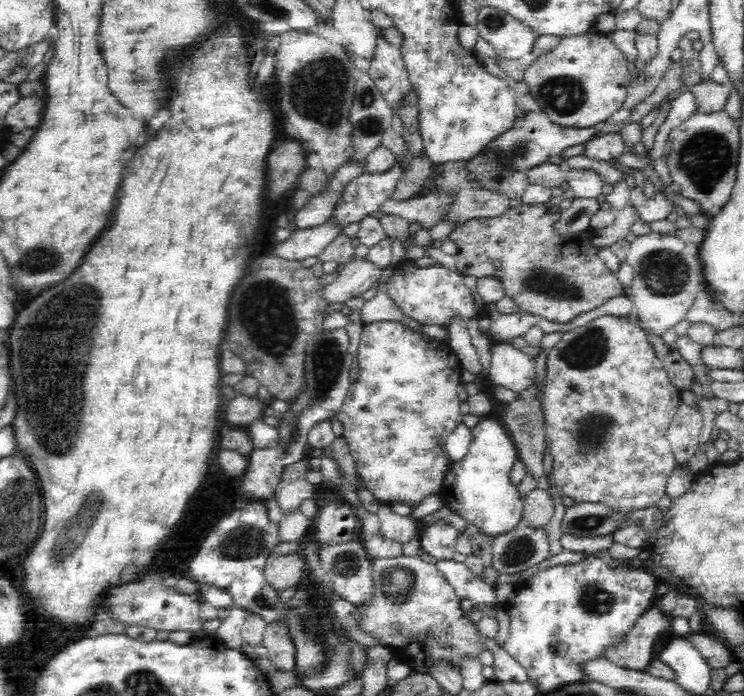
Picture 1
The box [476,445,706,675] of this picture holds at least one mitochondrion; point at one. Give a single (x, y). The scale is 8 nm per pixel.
(596, 601)

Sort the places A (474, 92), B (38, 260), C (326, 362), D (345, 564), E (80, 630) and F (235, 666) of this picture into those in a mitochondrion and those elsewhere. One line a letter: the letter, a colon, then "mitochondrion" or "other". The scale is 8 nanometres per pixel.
A: other
B: mitochondrion
C: mitochondrion
D: mitochondrion
E: other
F: other

